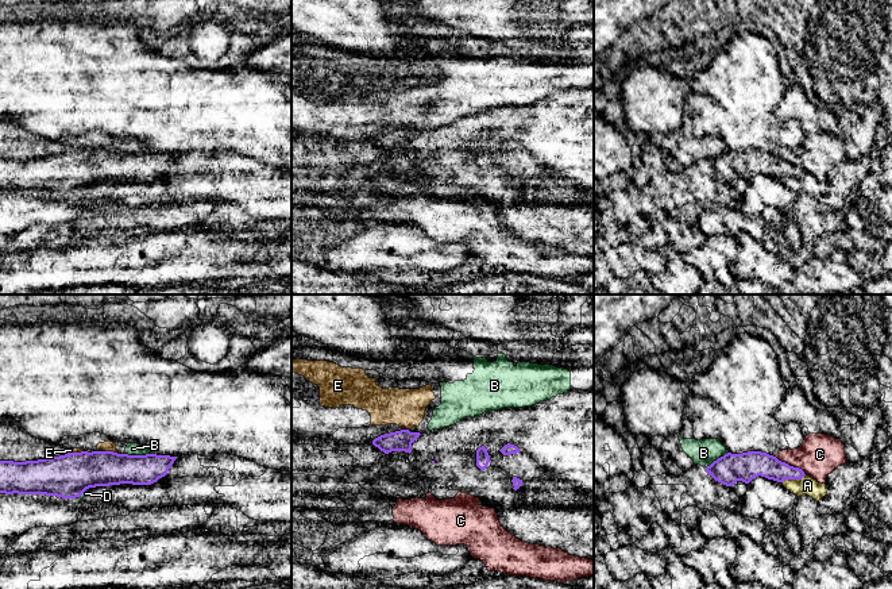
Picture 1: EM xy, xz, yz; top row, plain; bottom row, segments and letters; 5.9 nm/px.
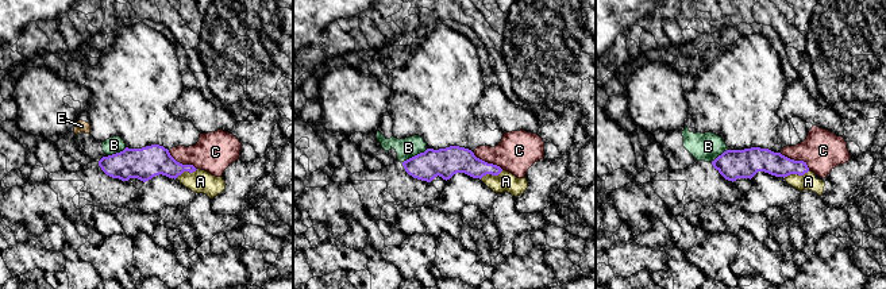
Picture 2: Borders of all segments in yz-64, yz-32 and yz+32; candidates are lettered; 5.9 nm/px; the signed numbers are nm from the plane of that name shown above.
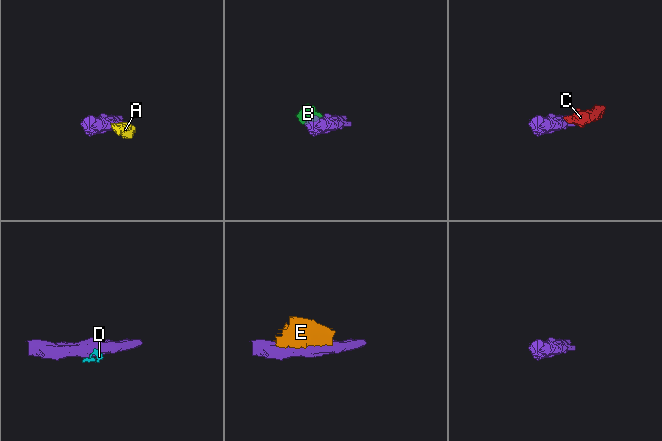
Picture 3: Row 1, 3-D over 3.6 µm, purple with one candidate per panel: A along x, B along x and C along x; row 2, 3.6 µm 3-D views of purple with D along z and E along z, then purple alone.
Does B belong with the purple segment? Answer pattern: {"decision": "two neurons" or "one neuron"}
{"decision": "two neurons"}

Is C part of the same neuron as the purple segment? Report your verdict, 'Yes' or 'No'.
No

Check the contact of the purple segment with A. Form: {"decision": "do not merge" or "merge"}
{"decision": "do not merge"}

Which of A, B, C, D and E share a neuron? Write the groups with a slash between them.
A / B E / C / D

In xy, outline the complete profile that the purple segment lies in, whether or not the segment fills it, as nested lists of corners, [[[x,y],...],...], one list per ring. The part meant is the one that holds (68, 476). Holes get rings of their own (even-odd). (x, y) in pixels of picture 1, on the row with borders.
[[[81,451],[38,461],[0,461],[0,493],[76,498],[96,486],[151,485],[167,474],[175,458]]]

